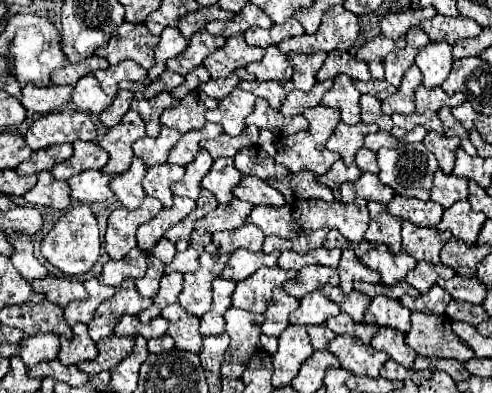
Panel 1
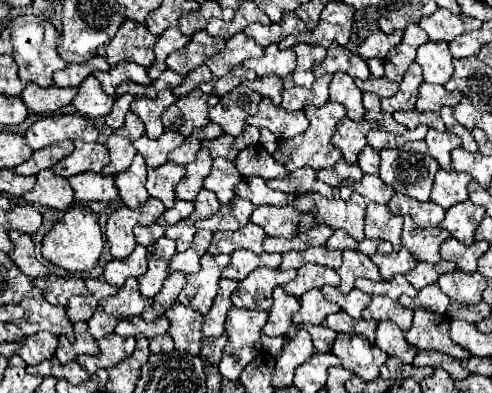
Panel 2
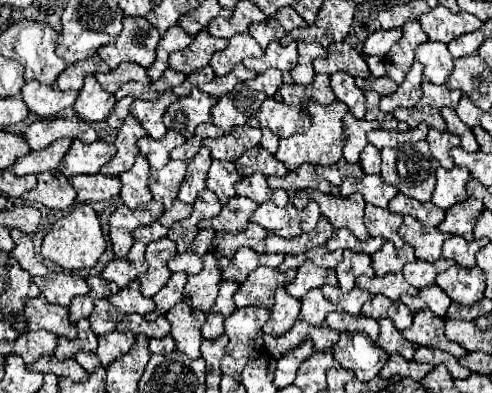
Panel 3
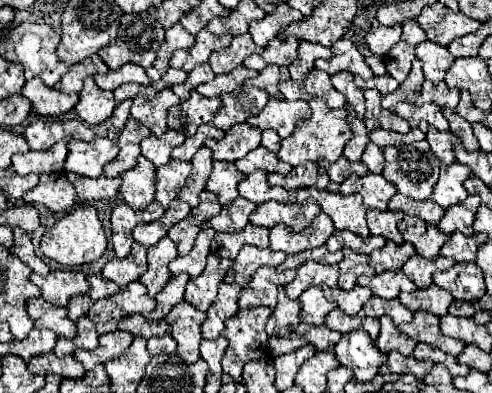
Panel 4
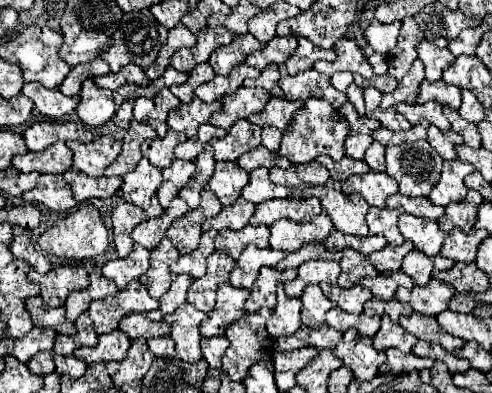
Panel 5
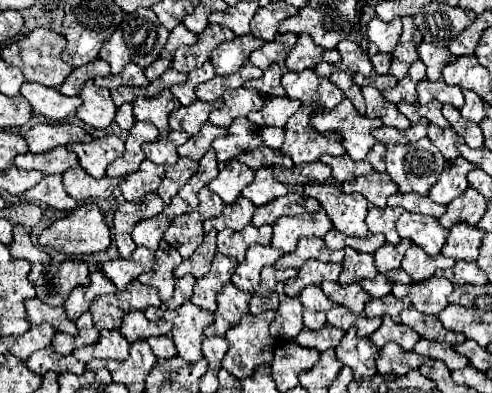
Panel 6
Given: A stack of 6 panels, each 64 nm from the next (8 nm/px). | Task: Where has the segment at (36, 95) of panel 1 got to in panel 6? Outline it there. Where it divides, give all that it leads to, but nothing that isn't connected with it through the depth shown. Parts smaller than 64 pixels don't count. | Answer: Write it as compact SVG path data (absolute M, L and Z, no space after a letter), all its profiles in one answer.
M24 82L20 94L32 104L36 114L46 116L48 120L64 120L68 116L74 116L82 104L82 100L78 96L68 98L60 90L48 88L48 86L42 86L36 82L34 84Z

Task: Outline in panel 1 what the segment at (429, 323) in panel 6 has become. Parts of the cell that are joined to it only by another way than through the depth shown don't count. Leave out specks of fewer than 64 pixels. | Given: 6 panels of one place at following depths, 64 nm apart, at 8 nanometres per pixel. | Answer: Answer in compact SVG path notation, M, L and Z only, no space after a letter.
M412 312L412 328L406 334L406 342L420 356L454 358L460 362L468 362L474 356L474 352L454 336L448 316Z

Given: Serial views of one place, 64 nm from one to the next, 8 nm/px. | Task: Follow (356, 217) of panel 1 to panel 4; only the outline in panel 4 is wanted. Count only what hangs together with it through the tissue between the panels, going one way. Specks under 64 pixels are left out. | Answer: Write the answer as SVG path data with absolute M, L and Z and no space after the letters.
M300 188L298 190L298 202L306 202L308 198L316 198L322 212L326 212L334 226L338 230L350 230L362 238L366 238L368 226L366 226L366 210L368 206L362 202L360 194L334 194L330 190L318 190L318 188Z

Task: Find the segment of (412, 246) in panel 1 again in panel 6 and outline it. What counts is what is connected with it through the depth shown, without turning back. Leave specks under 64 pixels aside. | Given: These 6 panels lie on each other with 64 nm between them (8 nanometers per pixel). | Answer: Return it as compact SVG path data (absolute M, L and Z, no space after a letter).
M404 212L396 220L396 230L398 230L400 238L412 240L420 248L424 248L424 252L430 256L440 254L442 246L446 244L446 238L448 238L448 230L442 228L436 218L424 216L424 214Z

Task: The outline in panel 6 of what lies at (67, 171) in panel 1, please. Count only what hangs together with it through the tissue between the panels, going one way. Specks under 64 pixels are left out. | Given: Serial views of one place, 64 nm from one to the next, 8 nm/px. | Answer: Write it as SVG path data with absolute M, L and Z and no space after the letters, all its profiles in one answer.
M104 136L92 140L90 144L68 144L68 150L80 158L80 166L90 176L102 178L106 176L106 166L124 152L124 140L118 136Z

